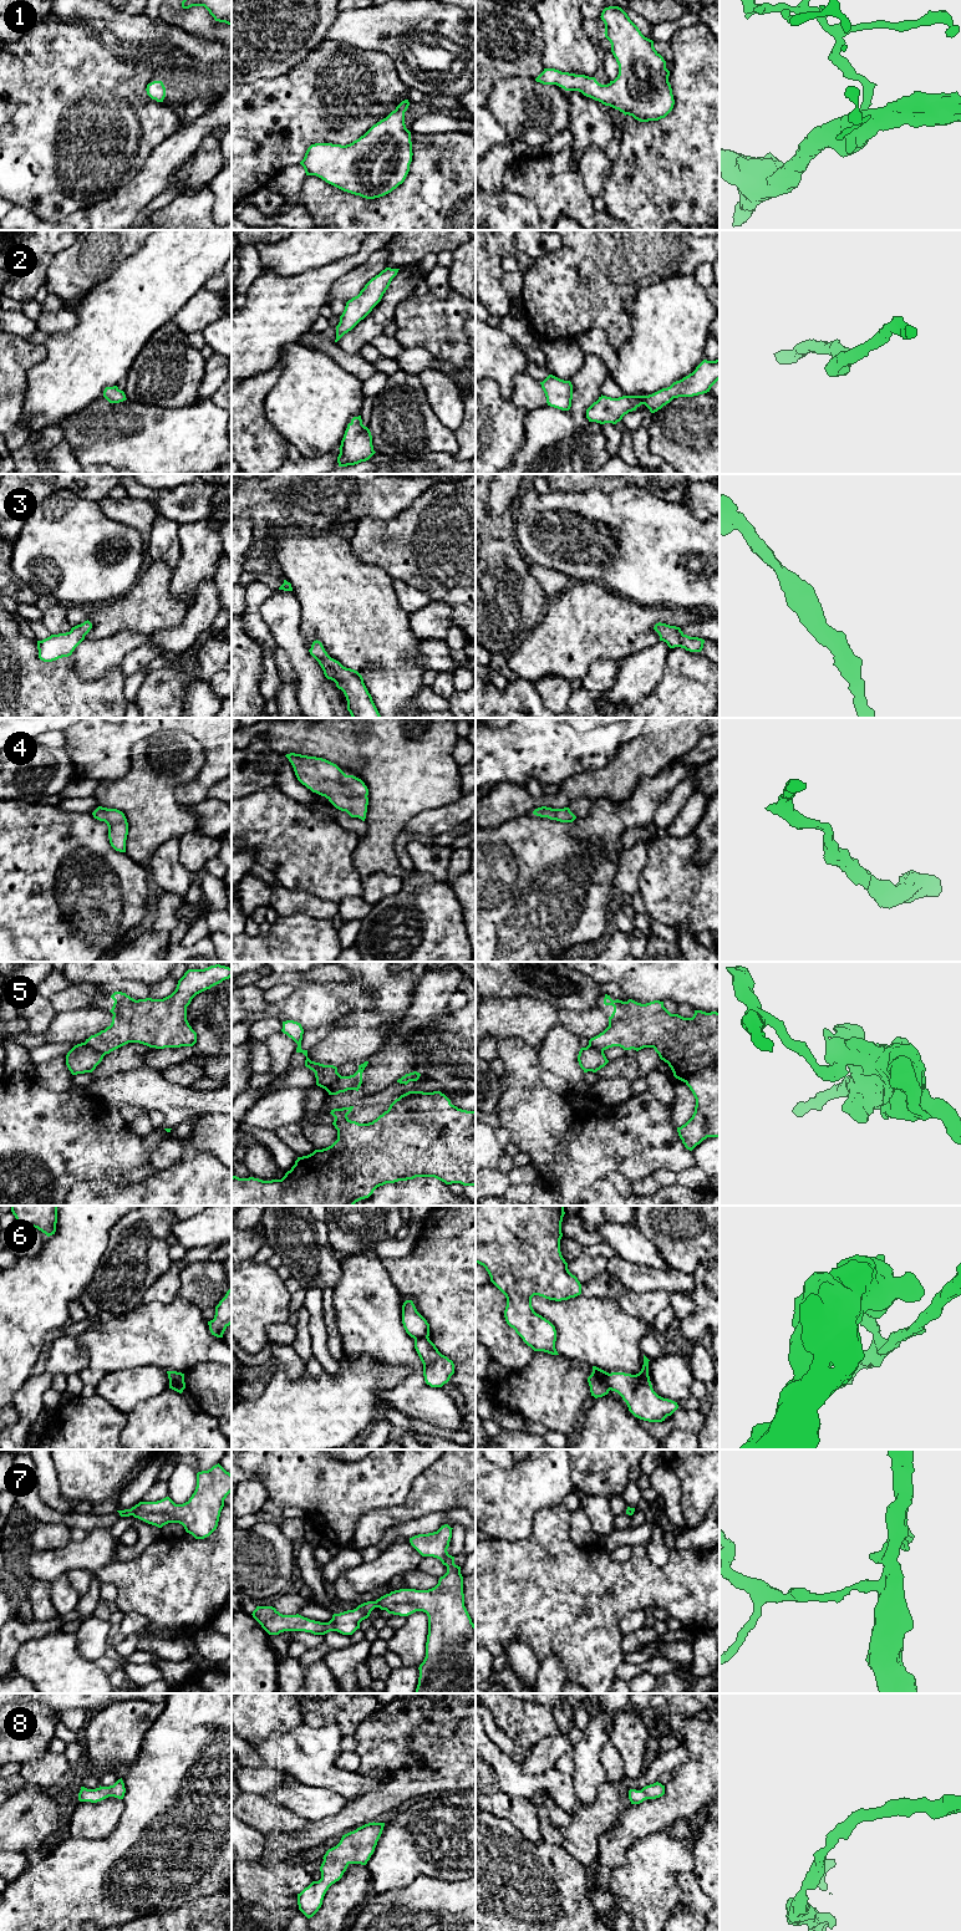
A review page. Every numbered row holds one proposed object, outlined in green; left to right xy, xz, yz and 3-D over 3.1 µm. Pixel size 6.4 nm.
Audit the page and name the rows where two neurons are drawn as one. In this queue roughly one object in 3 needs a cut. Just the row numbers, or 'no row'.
5, 6

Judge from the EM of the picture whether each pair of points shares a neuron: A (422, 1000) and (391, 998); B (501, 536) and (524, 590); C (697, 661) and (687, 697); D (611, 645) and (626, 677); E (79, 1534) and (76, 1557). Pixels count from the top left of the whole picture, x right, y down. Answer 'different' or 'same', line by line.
A: different
B: same
C: same
D: different
E: different

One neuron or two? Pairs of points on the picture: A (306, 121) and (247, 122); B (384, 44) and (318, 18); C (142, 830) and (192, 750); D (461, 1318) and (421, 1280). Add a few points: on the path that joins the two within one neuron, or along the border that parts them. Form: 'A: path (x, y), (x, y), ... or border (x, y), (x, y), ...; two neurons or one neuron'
A: path (291, 115), (273, 115), (265, 122), (262, 122); one neuron
B: border (339, 13), (324, 39); two neurons
C: path (152, 810), (152, 800), (181, 770); one neuron
D: path (451, 1308), (431, 1288); one neuron

